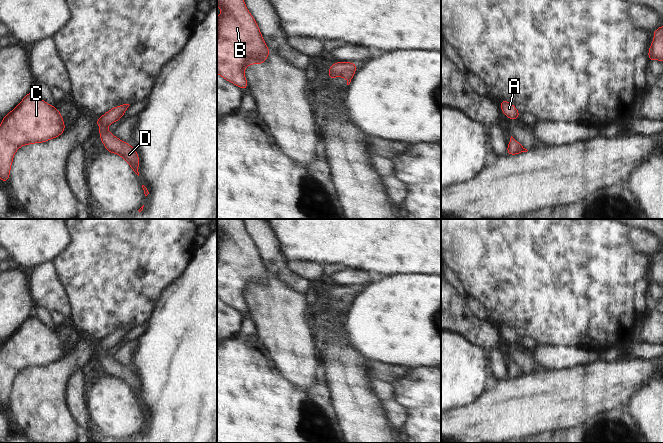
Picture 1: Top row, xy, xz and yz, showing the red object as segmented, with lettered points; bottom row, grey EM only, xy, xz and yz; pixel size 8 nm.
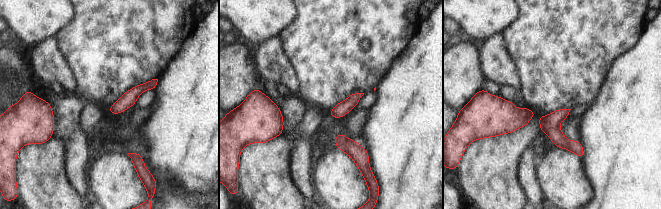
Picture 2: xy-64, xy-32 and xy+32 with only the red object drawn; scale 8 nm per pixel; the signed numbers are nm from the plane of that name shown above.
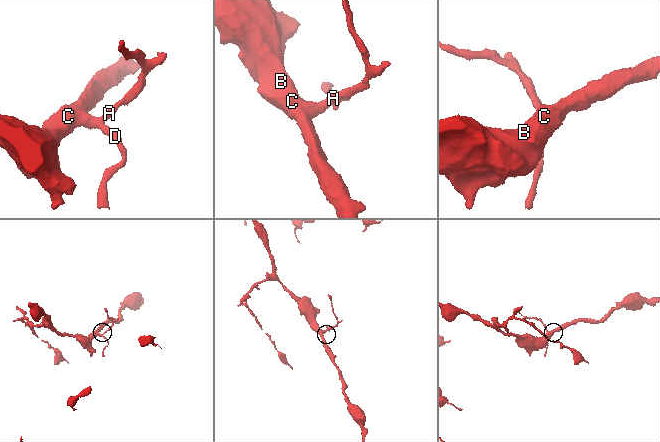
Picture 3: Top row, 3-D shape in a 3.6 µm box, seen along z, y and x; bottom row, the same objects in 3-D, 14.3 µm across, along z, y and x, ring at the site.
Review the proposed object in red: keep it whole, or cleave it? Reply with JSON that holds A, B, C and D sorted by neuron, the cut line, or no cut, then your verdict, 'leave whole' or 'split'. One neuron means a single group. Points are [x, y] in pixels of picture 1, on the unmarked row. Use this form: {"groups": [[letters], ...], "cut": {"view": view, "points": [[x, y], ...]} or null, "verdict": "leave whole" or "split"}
{"groups": [["A", "B", "C", "D"]], "cut": null, "verdict": "leave whole"}

